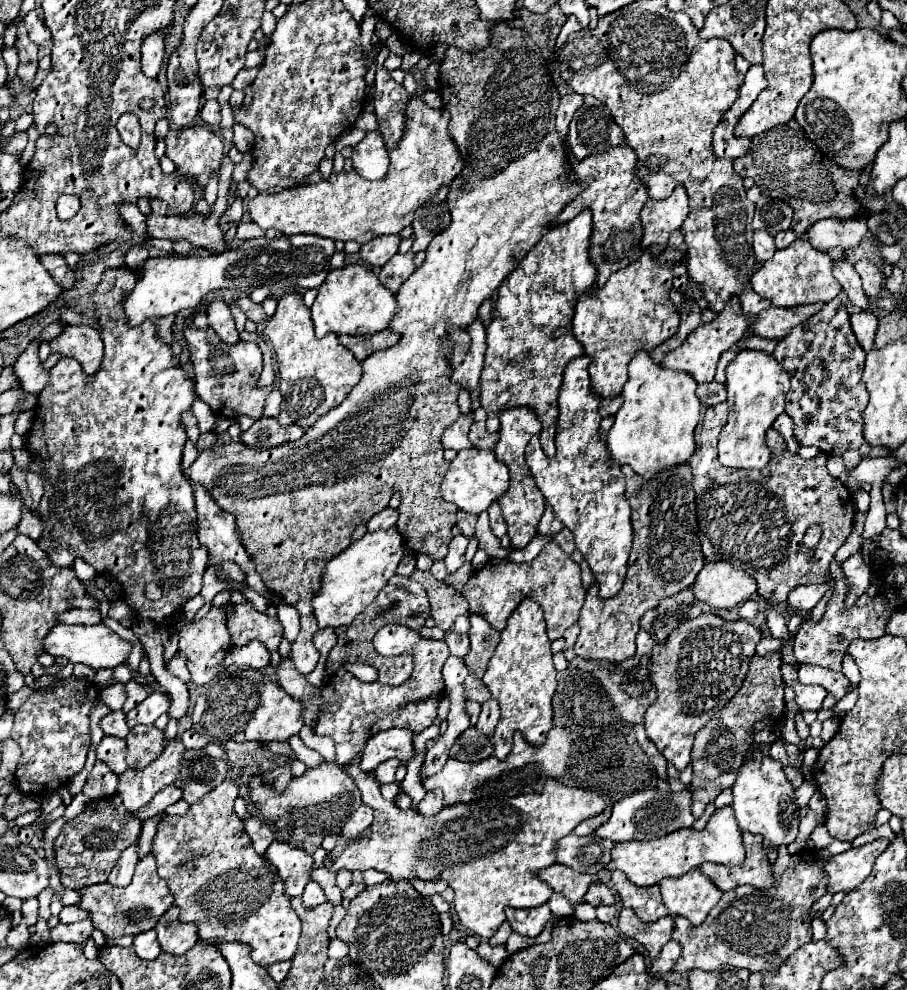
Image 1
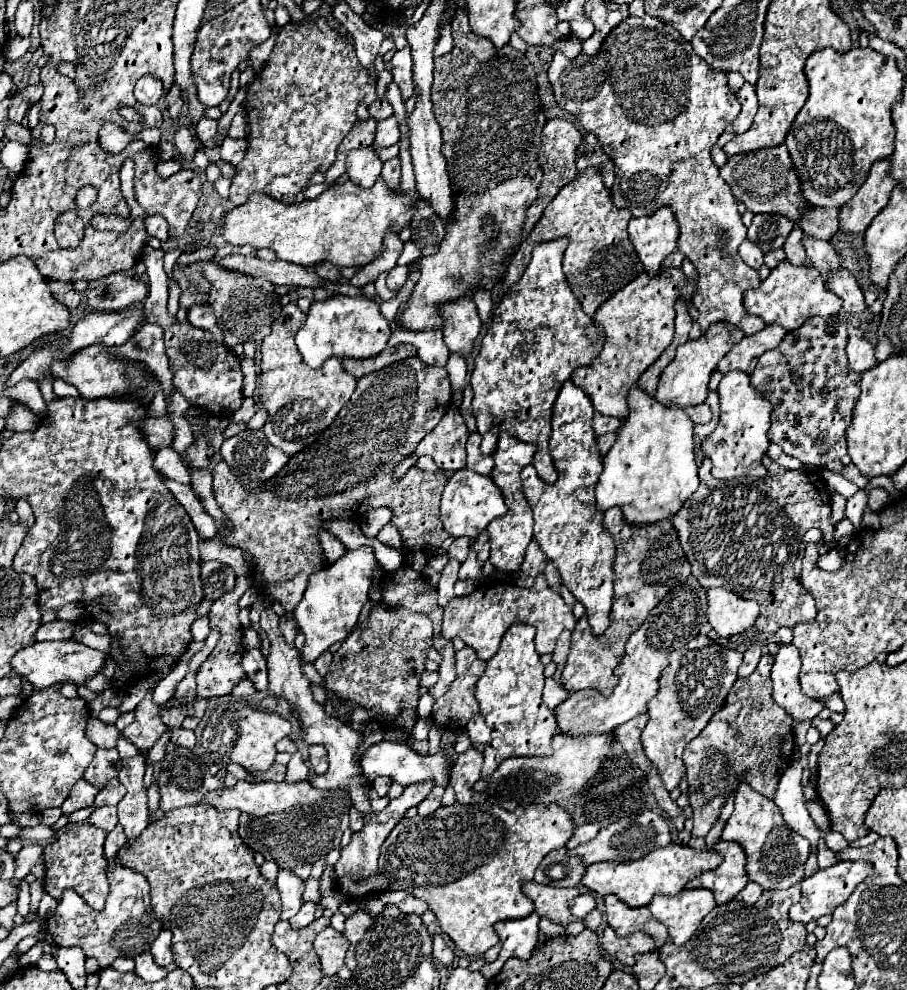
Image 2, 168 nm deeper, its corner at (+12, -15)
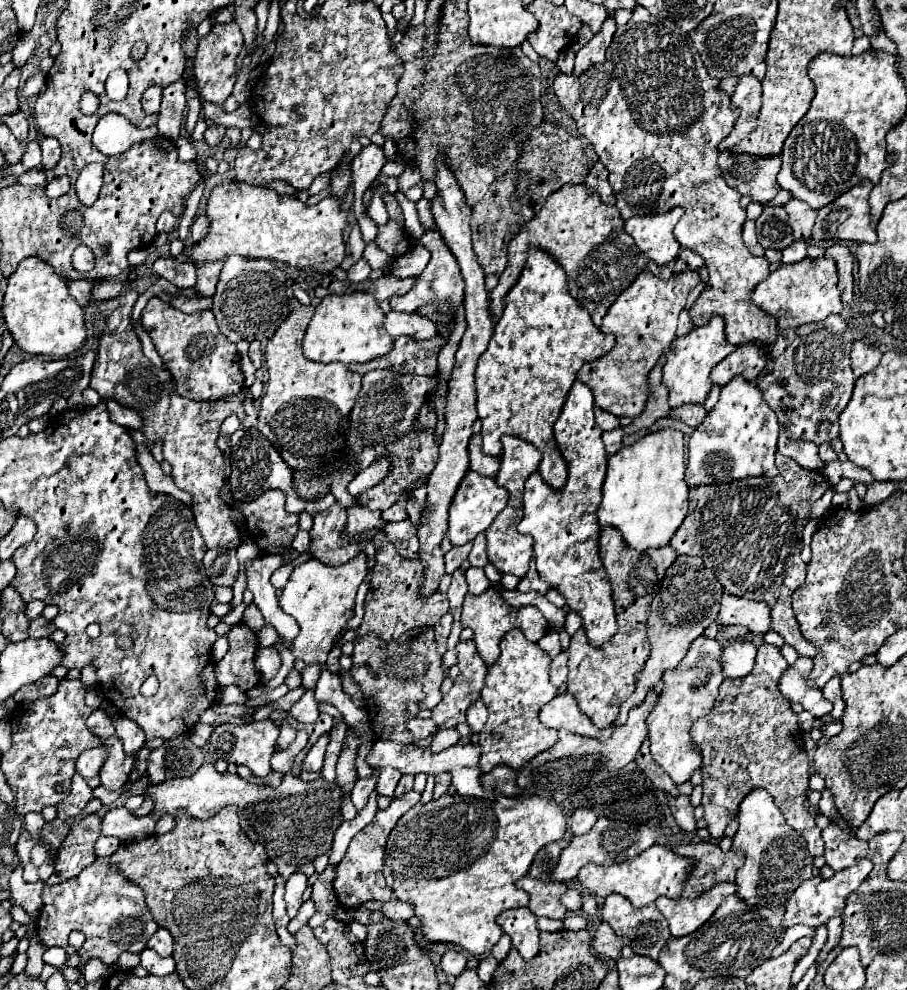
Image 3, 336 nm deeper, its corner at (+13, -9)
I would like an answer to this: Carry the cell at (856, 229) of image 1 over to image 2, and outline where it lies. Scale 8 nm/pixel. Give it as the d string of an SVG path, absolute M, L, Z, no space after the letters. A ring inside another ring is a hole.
M794 227L794 231L790 233L790 237L786 239L786 243L782 247L784 253L786 253L786 259L794 265L804 265L806 263L806 251L802 247L802 237L804 237L802 229Z

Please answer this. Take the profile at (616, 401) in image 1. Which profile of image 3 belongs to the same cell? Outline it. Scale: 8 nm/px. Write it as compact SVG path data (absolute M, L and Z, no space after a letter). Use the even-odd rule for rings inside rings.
M595 407L595 421L597 421L599 429L603 429L603 431L611 431L611 429L619 427L619 419L615 415L609 415L607 411L601 411L599 407Z

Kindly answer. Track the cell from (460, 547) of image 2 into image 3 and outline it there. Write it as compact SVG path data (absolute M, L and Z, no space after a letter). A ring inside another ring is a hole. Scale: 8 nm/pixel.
M459 545L459 547L453 547L449 553L445 553L445 571L447 573L453 573L455 569L461 567L461 563L467 559L471 551L471 545Z

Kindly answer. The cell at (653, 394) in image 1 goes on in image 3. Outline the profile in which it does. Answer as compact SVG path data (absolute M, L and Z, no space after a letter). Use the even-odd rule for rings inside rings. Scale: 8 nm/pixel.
M657 429L609 457L597 517L601 527L617 527L629 547L645 551L667 545L687 511L689 485L685 481L685 439L681 431Z

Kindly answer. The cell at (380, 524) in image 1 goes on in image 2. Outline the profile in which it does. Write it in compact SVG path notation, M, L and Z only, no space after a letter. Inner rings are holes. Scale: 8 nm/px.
M390 523L380 529L380 533L378 533L376 539L378 539L380 543L392 547L392 549L402 551L402 535L400 535L400 531L398 531L394 525L390 525Z

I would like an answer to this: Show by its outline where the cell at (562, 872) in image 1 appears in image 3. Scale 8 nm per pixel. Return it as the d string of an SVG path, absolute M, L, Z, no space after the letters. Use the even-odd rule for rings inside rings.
M525 875L517 881L517 887L529 893L529 909L537 917L565 919L567 909L561 903L561 895L569 889L567 883L557 883L557 881L545 883L545 881Z

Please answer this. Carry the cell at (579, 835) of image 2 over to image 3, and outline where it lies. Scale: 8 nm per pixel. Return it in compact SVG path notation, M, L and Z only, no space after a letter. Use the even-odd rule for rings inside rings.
M577 809L571 817L571 833L573 835L585 835L595 825L597 815L591 809Z

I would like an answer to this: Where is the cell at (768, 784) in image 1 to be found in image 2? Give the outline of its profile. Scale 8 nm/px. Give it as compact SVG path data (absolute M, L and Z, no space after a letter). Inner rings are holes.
M740 783L734 799L734 813L728 819L724 833L724 841L740 843L748 855L746 875L750 881L758 883L764 891L768 889L786 889L800 881L804 881L804 863L810 855L810 843L802 835L794 833L782 819L780 809L774 801L766 799L758 791L754 791L748 783Z

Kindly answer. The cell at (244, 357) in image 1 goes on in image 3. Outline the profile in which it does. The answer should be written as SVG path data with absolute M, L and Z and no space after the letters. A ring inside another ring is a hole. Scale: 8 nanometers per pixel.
M153 297L141 313L141 323L143 323L143 329L149 333L159 357L163 359L163 363L175 377L179 395L187 399L195 399L195 401L219 401L219 399L237 395L243 389L243 373L239 367L237 349L231 341L227 341L227 337L223 337L223 333L219 333L211 311L197 311L197 313L185 315L179 309L171 307L169 303L161 301L159 297Z

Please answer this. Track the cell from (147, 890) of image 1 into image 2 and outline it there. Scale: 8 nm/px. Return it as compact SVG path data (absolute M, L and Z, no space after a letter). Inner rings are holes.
M110 861L106 867L106 877L110 883L110 895L104 911L90 909L88 905L82 903L82 897L76 895L76 891L68 889L58 899L56 911L44 921L44 931L52 935L58 947L80 947L86 957L98 959L102 969L110 967L118 957L134 959L136 955L148 951L152 939L156 939L156 935L162 931L162 923L152 913L148 881L144 879L142 873L136 873ZM68 897L74 899L70 907Z

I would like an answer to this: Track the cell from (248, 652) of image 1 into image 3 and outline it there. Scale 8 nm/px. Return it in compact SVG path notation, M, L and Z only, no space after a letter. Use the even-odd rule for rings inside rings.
M259 647L255 655L255 669L261 675L261 685L267 685L279 671L281 657L275 647Z

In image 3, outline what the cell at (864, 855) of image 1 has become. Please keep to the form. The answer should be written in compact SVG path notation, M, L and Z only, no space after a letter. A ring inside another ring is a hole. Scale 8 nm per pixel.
M861 859L857 865L841 869L837 873L833 873L833 877L829 877L829 879L811 877L811 879L803 881L803 885L799 885L795 889L795 893L791 895L791 899L787 901L783 927L791 927L795 923L817 927L821 923L827 923L829 917L839 917L843 911L843 901L847 899L847 895L851 895L861 885L861 881L871 873L871 869L873 869L873 863L869 859Z

